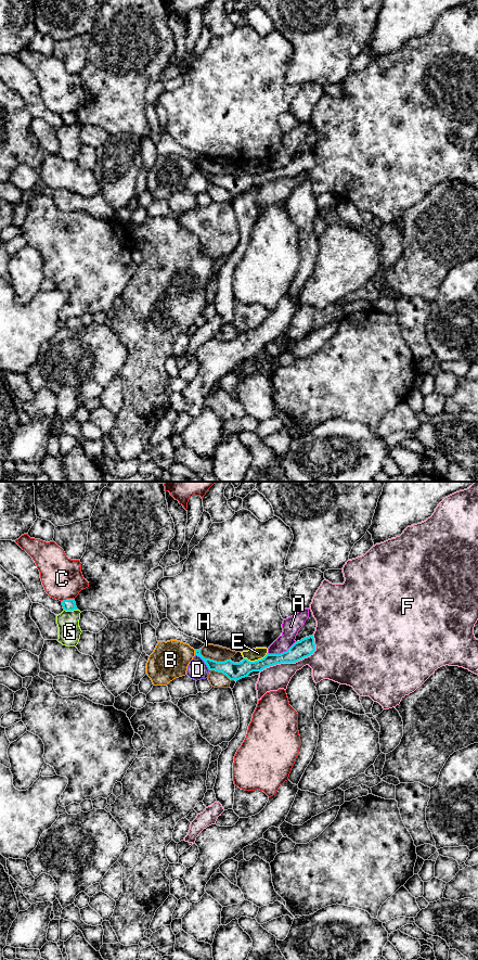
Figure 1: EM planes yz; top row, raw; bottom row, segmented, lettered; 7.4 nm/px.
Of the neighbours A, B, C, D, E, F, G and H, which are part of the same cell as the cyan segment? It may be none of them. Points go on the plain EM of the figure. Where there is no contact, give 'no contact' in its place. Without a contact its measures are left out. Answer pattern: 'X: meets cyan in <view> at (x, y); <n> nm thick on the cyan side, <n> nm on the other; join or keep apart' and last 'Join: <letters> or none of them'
A: meets cyan in yz at (283, 166); 140 nm thick on the cyan side, 130 nm on the other; keep apart
B: meets cyan in yz at (195, 166); 90 nm thick on the cyan side, 280 nm on the other; keep apart
C: meets cyan in yz at (67, 113); 90 nm thick on the cyan side, 300 nm on the other; keep apart
D: meets cyan in yz at (204, 175); 130 nm thick on the cyan side, 150 nm on the other; keep apart
E: meets cyan in yz at (255, 175); 130 nm thick on the cyan side, 90 nm on the other; keep apart
F: meets cyan in yz at (294, 176); 140 nm thick on the cyan side, 260 nm on the other; keep apart
G: meets cyan in yz at (70, 124); 90 nm thick on the cyan side, 160 nm on the other; keep apart
H: meets cyan in yz at (212, 174); 130 nm thick on the cyan side, 110 nm on the other; keep apart
Join: none of them

